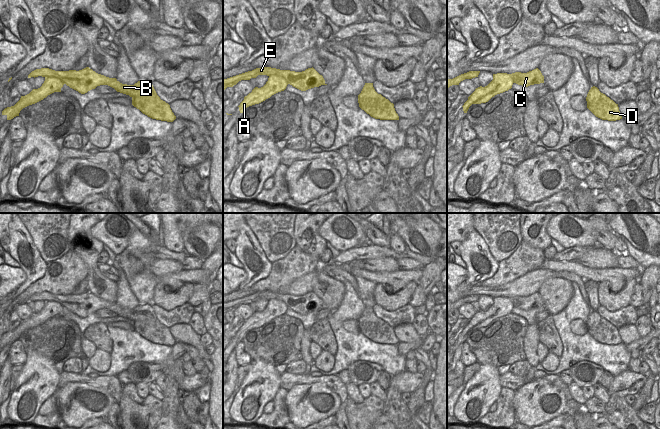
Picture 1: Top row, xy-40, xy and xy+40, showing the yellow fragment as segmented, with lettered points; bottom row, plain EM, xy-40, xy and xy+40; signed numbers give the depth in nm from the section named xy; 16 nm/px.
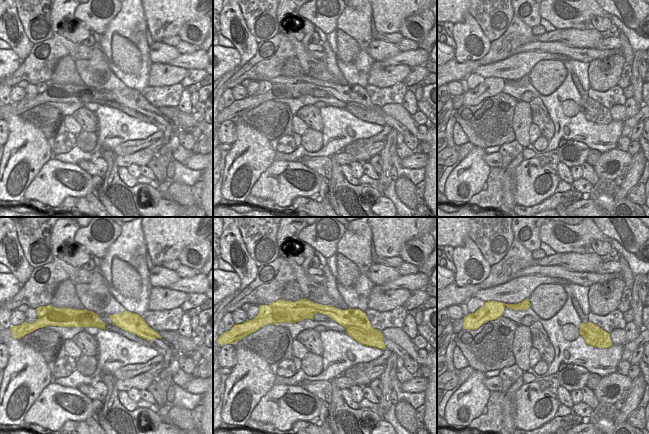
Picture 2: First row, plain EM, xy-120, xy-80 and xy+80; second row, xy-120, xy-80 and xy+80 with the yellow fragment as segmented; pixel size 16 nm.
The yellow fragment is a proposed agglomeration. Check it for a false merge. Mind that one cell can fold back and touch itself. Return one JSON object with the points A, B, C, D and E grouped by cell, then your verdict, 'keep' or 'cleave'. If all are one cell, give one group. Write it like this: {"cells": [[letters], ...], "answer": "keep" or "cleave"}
{"cells": [["A"], ["B", "C", "D", "E"]], "answer": "cleave"}

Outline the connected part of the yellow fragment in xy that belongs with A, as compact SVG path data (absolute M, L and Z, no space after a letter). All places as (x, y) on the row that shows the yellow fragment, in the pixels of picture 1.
M277 75L269 76L268 81L263 87L255 87L251 93L244 97L244 100L238 106L240 113L244 113L247 107L259 104L272 95L284 91L287 85L288 82L284 77Z

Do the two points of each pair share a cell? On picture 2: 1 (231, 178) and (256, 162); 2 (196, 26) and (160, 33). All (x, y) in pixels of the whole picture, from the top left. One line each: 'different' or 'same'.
1: same
2: different

